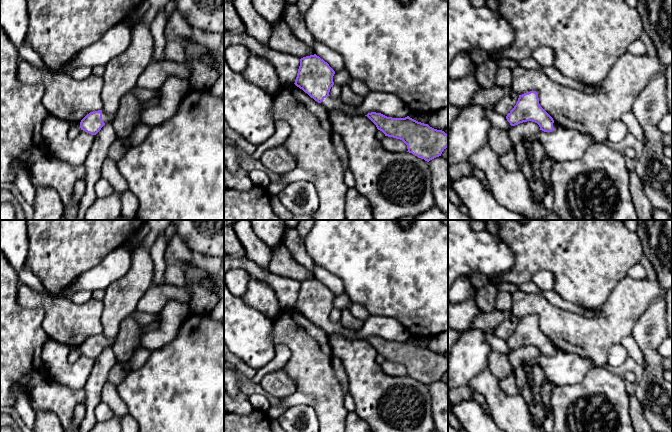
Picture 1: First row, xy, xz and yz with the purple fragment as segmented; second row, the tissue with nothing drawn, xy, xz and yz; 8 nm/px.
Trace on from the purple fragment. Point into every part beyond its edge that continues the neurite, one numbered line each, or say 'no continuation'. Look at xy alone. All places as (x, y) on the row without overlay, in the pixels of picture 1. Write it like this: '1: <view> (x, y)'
1: xy (106, 342)

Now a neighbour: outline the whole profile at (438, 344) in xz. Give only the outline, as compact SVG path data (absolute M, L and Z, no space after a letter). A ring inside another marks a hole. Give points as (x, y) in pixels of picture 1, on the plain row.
M445 331L430 338L427 348L434 353L442 355L445 352L448 352L448 331Z

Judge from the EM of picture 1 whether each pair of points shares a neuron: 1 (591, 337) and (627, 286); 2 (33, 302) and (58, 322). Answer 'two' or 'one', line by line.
1: one
2: one

